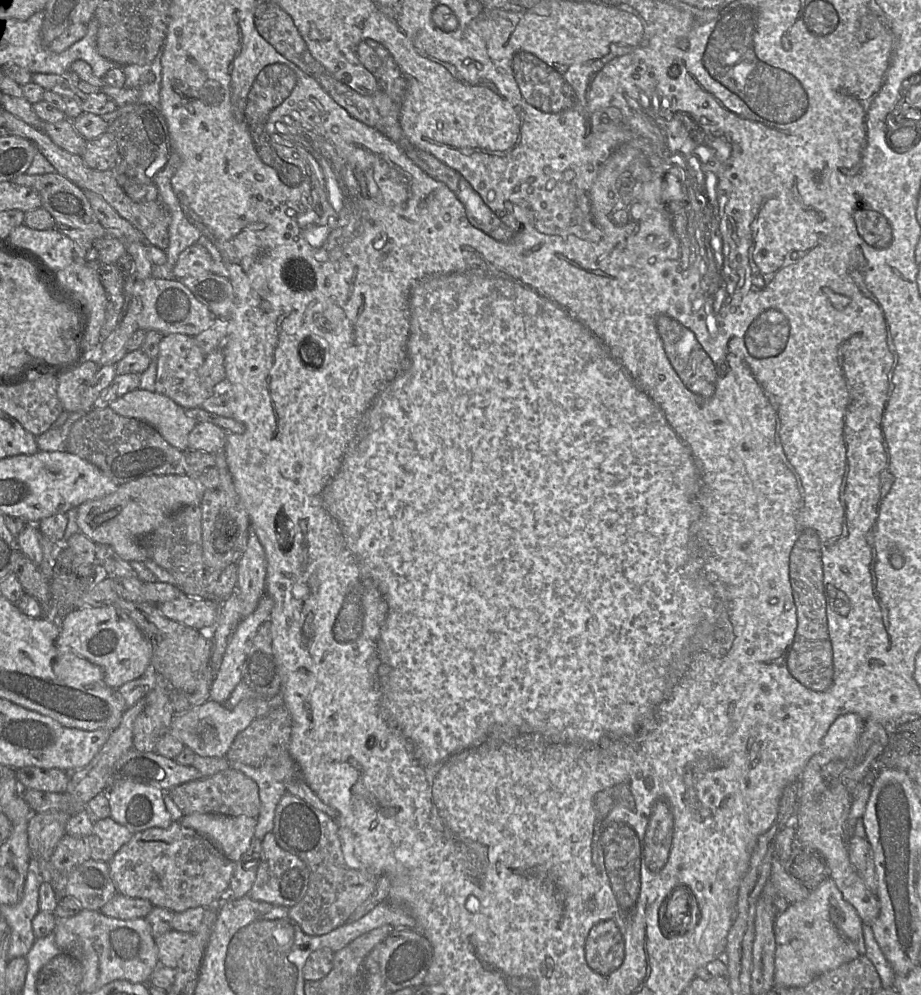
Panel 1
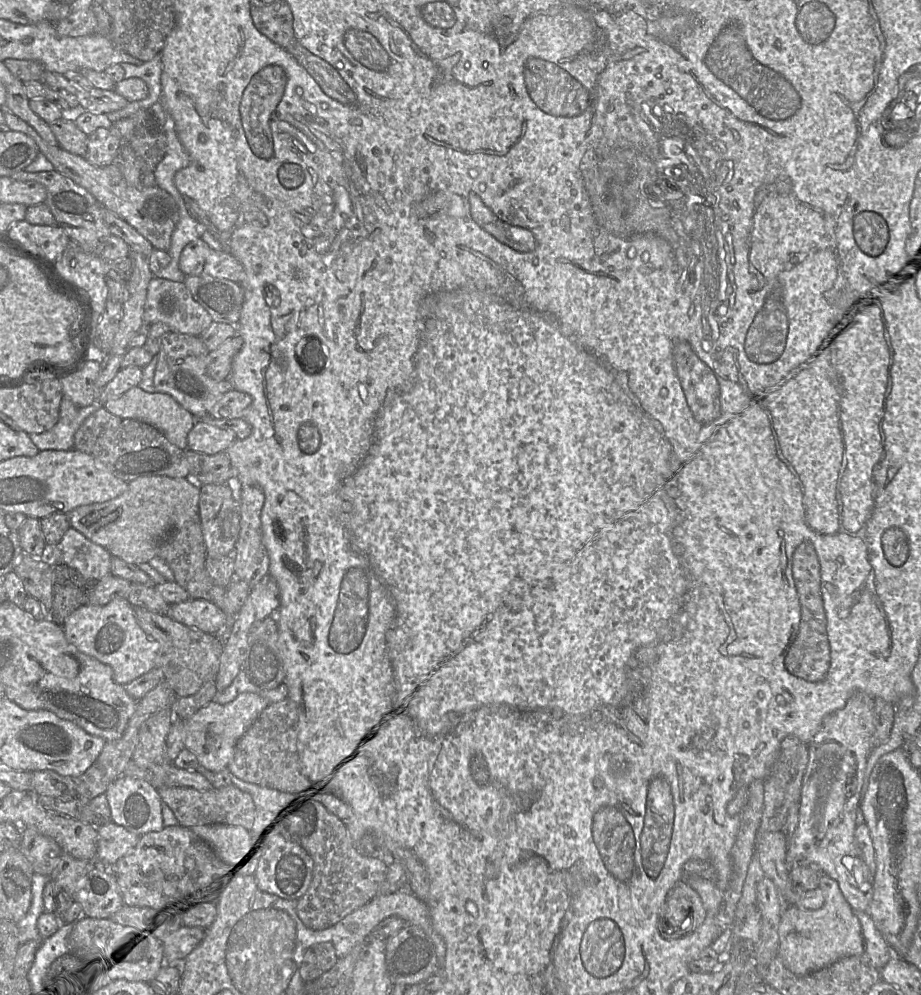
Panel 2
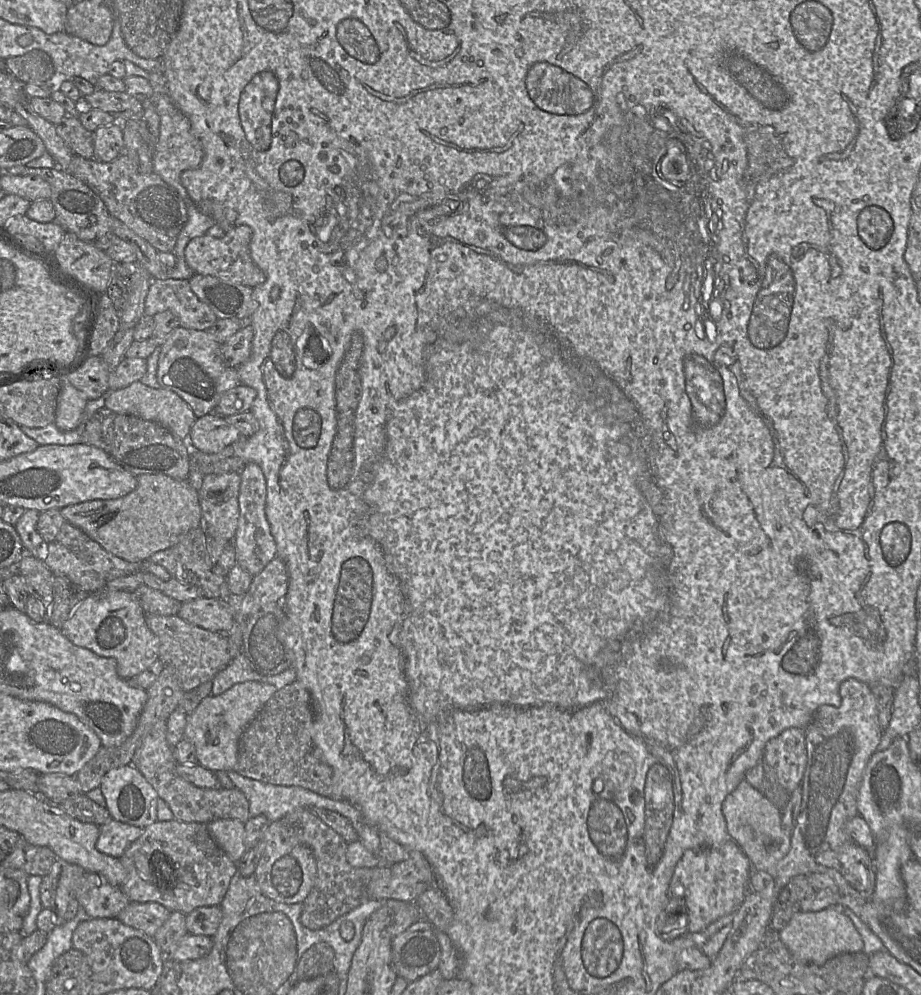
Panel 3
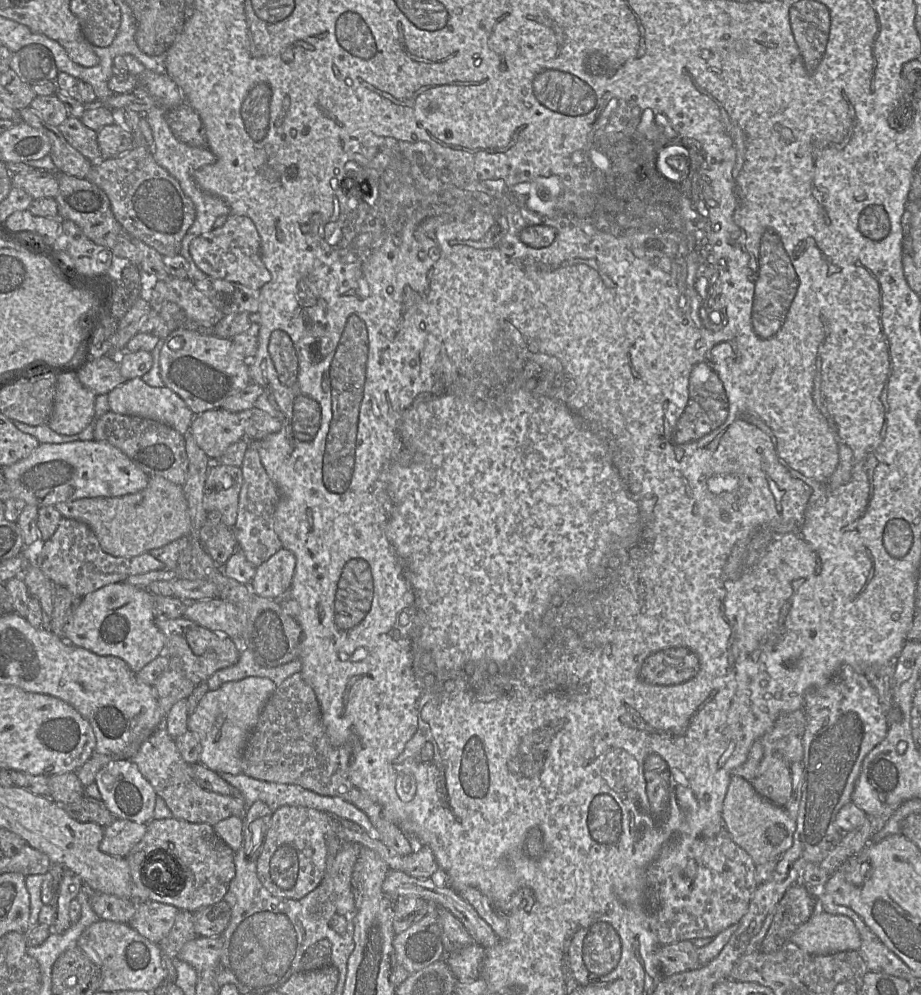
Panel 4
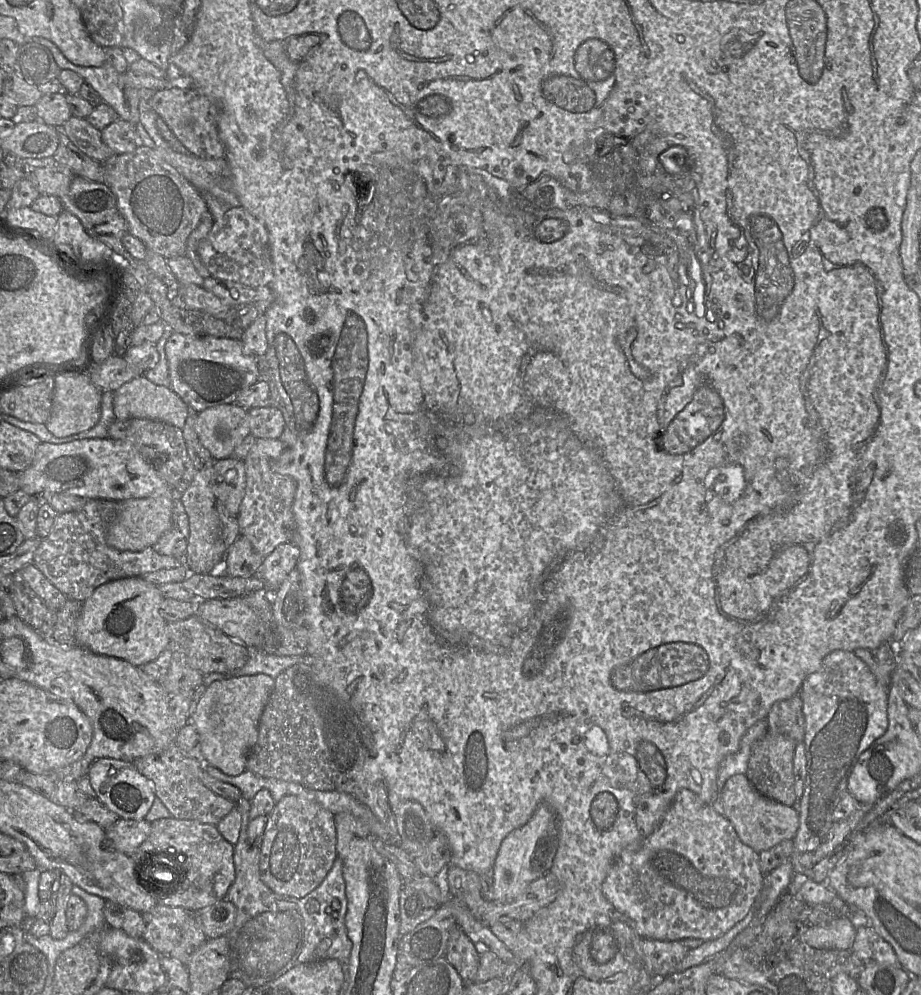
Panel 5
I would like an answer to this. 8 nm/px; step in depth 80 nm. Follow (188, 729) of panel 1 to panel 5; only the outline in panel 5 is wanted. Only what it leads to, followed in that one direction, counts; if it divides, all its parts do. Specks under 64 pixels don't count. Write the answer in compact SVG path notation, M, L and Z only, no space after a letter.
M266 674L228 677L210 684L199 701L195 713L189 718L197 732L202 744L202 761L211 765L227 775L238 776L246 770L246 759L249 750L258 739L259 723L262 712L272 694L275 679Z

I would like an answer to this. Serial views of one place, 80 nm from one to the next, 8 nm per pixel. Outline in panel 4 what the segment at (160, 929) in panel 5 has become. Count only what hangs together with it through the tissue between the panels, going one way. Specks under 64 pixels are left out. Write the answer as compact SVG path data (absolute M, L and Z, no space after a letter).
M137 901L136 908L128 925L157 945L168 935L179 912L172 905L155 901Z

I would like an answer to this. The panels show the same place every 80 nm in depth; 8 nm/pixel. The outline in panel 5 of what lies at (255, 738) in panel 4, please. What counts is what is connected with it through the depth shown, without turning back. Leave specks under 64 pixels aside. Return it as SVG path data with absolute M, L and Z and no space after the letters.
M297 663L275 678L274 690L262 712L258 739L247 754L246 770L265 778L295 782L314 790L348 793L367 806L383 825L391 836L386 842L401 845L385 783L371 782L365 776L368 758L368 748L358 730L358 724L353 723L353 715L342 709L338 699L316 679L307 663Z

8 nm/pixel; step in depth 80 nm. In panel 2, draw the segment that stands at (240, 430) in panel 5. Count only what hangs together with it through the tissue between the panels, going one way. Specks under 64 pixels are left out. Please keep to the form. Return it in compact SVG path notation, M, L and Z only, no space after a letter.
M197 420L187 436L188 449L214 455L226 451L237 439L236 433L230 429Z

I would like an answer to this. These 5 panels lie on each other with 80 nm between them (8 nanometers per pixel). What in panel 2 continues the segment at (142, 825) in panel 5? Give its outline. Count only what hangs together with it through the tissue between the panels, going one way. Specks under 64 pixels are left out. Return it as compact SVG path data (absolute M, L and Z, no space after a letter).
M111 818L103 822L97 827L97 860L108 866L114 866L116 860L133 847L139 835Z

